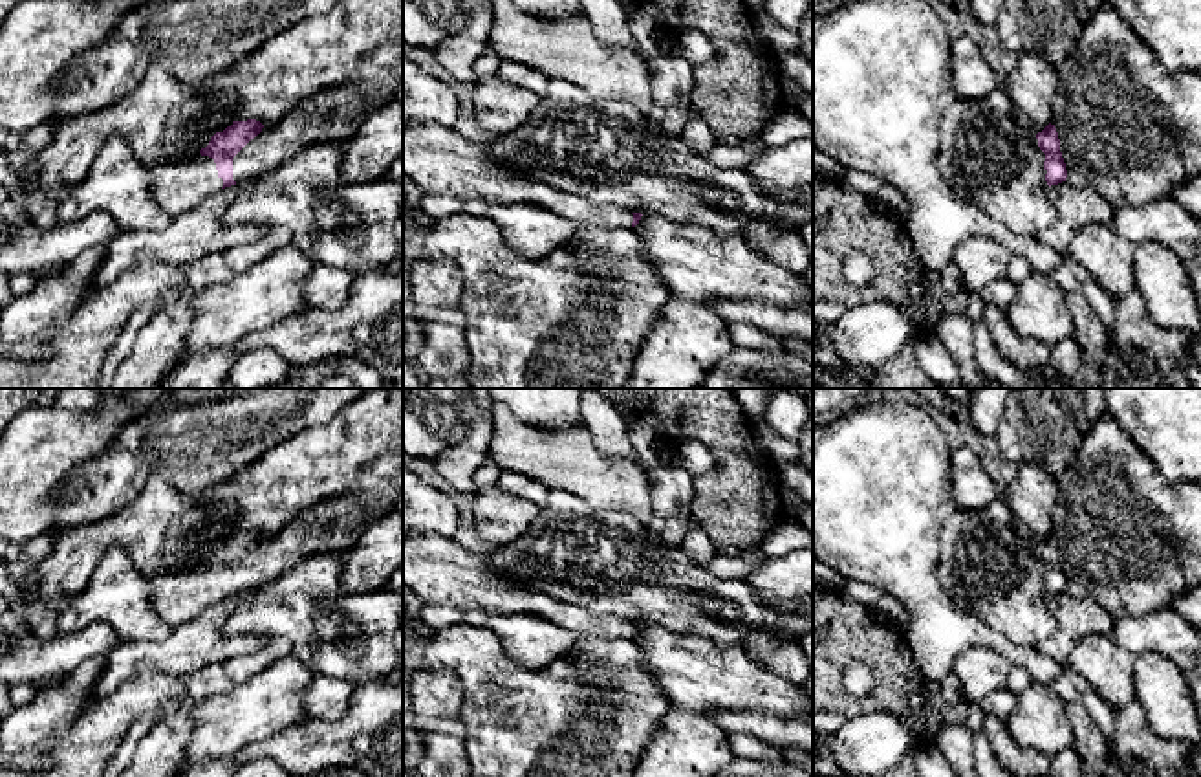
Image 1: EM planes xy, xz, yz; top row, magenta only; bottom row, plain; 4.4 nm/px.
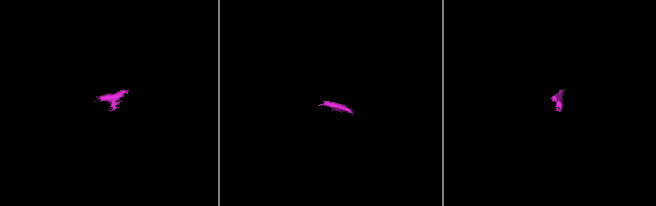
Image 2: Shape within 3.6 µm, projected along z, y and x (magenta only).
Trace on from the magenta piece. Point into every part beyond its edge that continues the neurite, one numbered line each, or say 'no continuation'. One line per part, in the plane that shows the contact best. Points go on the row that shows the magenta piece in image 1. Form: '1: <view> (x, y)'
1: xy (334, 116)
2: xy (178, 186)

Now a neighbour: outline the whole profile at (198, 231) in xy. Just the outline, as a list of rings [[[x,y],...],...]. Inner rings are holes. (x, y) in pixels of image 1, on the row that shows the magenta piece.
[[[242,181],[220,189],[200,205],[172,216],[163,229],[121,233],[108,246],[106,257],[92,279],[90,291],[110,286],[145,257],[170,264],[189,264],[203,255],[258,240],[265,231],[264,227],[227,225],[223,222],[229,205],[247,187],[249,181]]]

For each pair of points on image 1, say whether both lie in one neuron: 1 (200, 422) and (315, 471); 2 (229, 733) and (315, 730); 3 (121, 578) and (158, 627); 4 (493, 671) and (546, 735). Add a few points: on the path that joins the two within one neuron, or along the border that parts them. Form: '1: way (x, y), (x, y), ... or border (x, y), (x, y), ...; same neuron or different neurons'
1: border (304, 427), (273, 444), (246, 468), (231, 475); different neurons
2: border (310, 717), (240, 748); different neurons
3: way (121, 590), (145, 614); same neuron
4: way (498, 688), (530, 719); same neuron

